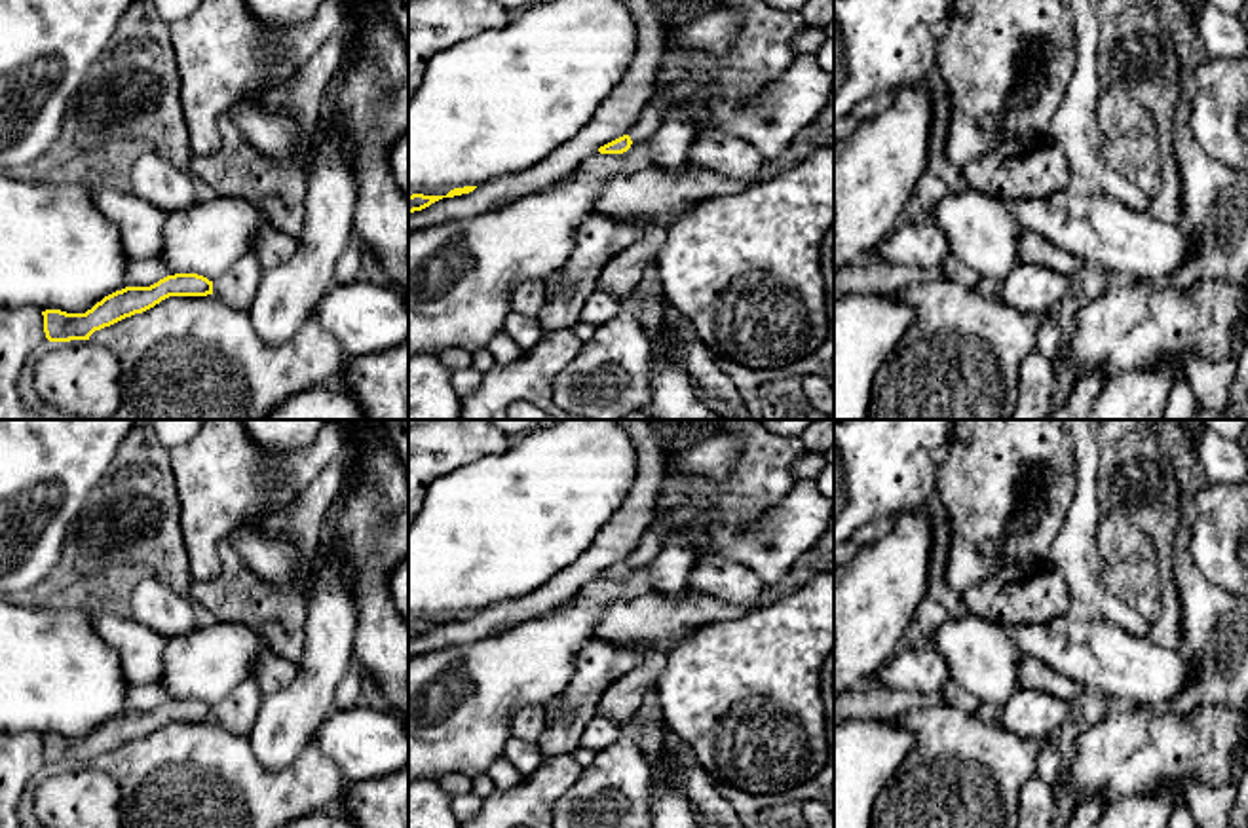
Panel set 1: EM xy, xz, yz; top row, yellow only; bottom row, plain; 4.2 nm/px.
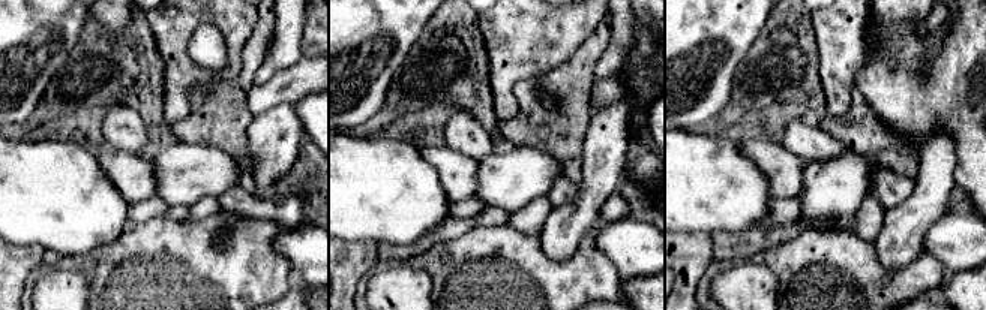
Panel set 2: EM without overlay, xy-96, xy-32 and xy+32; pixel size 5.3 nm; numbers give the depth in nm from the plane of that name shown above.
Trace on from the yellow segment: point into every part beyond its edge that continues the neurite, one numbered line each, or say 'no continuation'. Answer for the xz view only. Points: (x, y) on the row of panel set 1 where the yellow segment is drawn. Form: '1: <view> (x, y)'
1: xz (644, 126)

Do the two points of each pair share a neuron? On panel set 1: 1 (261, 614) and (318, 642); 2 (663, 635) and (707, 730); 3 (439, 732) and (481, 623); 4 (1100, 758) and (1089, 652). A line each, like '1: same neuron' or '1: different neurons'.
1: different neurons
2: different neurons
3: different neurons
4: different neurons

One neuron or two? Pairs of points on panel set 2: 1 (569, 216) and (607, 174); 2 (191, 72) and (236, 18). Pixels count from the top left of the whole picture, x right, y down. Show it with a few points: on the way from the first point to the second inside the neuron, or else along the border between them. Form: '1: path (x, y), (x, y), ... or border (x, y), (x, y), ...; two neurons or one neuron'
1: path (580, 205), (598, 184); one neuron
2: path (180, 50), (180, 35), (200, 15), (213, 15); one neuron

